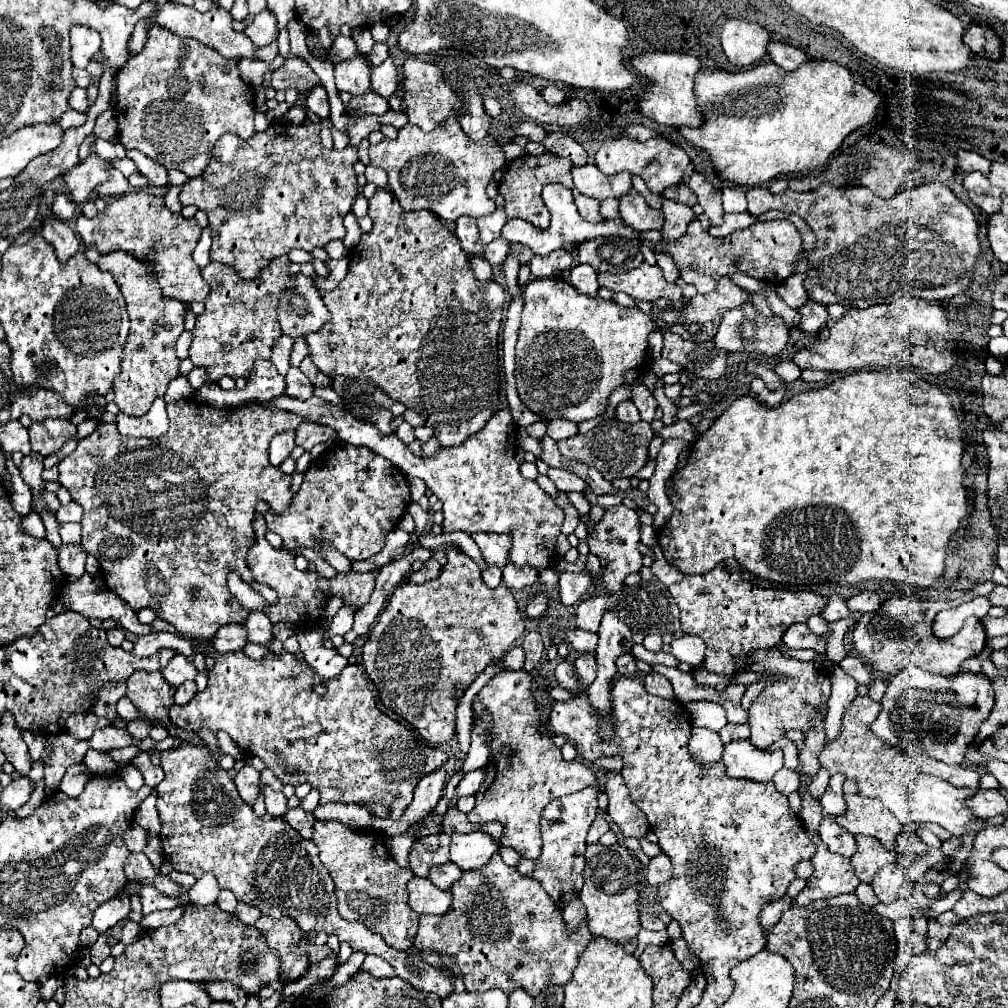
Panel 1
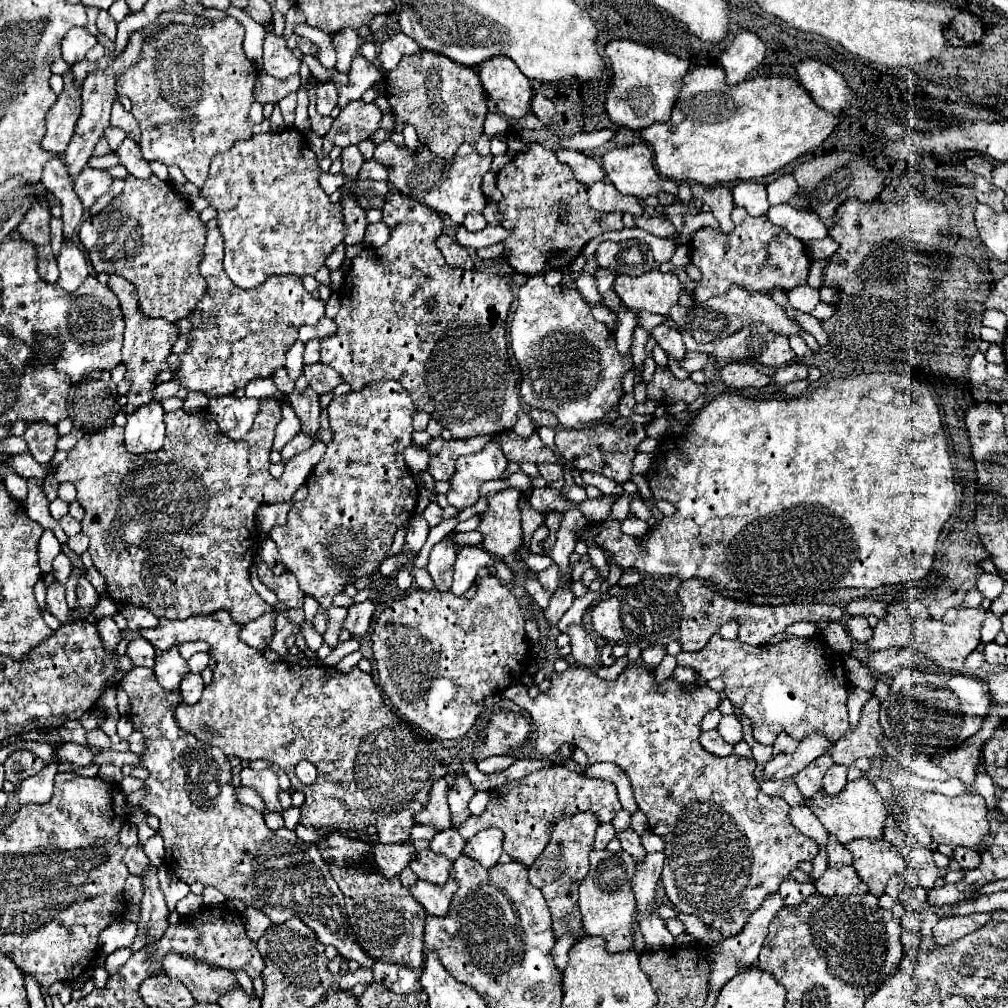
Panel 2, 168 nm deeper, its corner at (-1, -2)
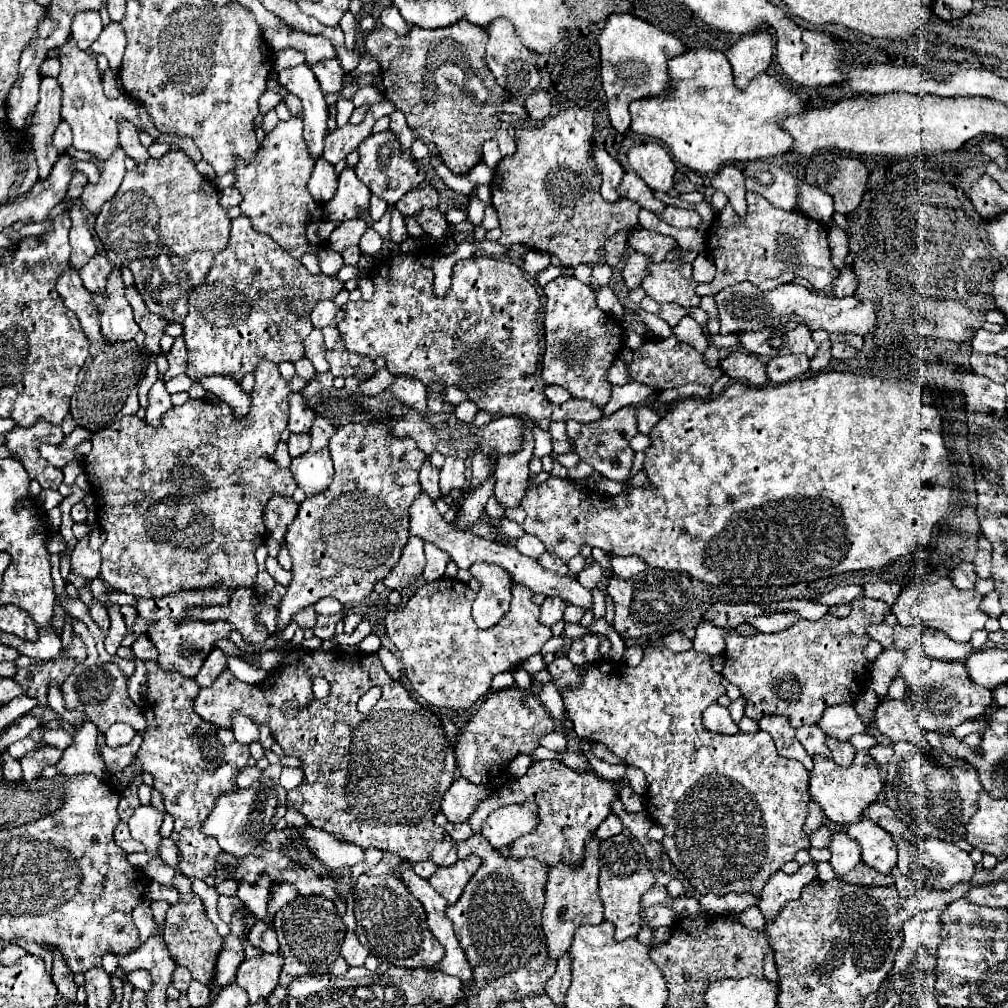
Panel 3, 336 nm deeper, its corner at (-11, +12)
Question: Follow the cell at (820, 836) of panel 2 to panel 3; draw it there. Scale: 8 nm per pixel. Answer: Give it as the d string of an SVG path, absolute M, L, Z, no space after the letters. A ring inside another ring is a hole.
M825 825L819 827L815 833L811 833L811 847L823 849L829 845L829 841L831 841L831 831Z

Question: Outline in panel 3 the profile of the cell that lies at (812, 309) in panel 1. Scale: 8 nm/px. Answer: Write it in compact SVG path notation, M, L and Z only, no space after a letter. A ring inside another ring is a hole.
M845 267L841 275L833 281L829 297L849 297L855 293L855 289L857 289L857 277L851 267Z

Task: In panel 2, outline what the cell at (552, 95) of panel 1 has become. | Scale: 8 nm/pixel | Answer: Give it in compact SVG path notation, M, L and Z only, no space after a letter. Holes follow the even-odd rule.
M537 93L531 101L531 113L543 121L549 121L555 115L555 105L541 93Z

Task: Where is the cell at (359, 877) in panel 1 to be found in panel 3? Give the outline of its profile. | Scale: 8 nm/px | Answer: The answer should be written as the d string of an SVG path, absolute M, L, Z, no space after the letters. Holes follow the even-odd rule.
M359 875L355 891L355 919L357 919L357 939L371 955L393 963L397 967L433 967L443 959L443 947L435 941L427 927L425 909L419 899L407 889L407 885L393 875Z

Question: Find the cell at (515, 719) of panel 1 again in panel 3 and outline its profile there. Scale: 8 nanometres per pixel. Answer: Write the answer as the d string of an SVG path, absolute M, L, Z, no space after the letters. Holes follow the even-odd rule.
M559 759L553 761L537 761L529 767L529 771L523 777L509 779L503 787L499 785L485 801L481 801L471 817L469 825L473 833L481 831L483 821L499 807L505 805L521 805L527 801L535 801L539 825L519 837L511 849L511 857L535 857L541 859L547 865L555 865L559 861L563 863L579 863L583 857L583 845L587 837L597 829L597 825L611 813L611 803L621 795L621 781L611 781L605 777L599 777L595 773L579 773Z

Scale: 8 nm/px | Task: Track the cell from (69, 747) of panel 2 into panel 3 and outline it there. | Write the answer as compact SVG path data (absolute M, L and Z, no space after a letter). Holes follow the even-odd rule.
M47 729L45 737L43 737L43 743L53 745L53 747L63 751L71 745L71 733L67 733L65 729Z

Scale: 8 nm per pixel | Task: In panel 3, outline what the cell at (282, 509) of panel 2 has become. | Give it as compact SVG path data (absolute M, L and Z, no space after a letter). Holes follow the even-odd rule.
M273 495L269 499L263 513L263 521L267 527L267 535L271 539L279 543L285 539L285 529L295 519L297 507L299 505L293 501L293 497L287 497L287 495Z

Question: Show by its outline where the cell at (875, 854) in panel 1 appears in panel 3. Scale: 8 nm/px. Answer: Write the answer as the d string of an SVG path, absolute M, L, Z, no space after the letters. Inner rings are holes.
M865 819L859 825L849 825L847 833L861 845L865 865L883 875L891 873L891 869L897 865L897 847L885 829Z

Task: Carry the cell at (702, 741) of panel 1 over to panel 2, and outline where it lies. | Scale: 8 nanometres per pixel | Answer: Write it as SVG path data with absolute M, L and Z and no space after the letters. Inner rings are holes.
M715 729L701 733L701 745L703 745L703 749L707 749L709 753L713 753L717 757L727 757L733 753L733 745L725 743L725 739Z

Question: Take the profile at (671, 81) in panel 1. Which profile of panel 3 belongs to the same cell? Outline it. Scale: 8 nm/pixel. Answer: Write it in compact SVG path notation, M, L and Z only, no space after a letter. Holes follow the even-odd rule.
M613 13L599 35L599 47L603 89L609 99L609 117L613 127L624 134L630 126L629 105L633 101L645 97L661 97L663 93L667 93L667 89L671 87L667 61L675 55L681 55L685 51L685 45L677 37L653 27L639 17L633 17L629 13Z

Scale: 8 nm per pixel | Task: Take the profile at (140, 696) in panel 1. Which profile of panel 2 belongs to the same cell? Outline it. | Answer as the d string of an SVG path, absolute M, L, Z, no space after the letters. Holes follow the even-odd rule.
M135 667L129 671L123 681L119 683L131 701L129 721L133 723L135 731L141 731L145 737L145 751L139 755L141 765L149 771L149 777L143 781L143 787L147 789L147 797L141 801L143 811L149 815L159 817L161 827L159 833L165 839L165 859L163 863L181 879L183 883L191 885L195 881L203 885L211 885L219 889L227 899L241 899L245 905L251 905L265 915L273 923L283 923L291 917L299 917L305 925L309 925L315 933L319 943L323 945L335 945L337 951L345 959L357 961L361 967L367 967L373 971L373 981L385 985L393 993L413 993L421 991L419 977L423 969L409 967L409 965L389 965L385 961L373 961L355 941L347 913L344 909L344 896L337 887L335 879L329 873L329 867L321 859L321 851L313 843L301 841L295 831L289 831L283 827L283 835L277 835L277 831L271 831L265 825L265 819L261 813L253 811L247 805L241 805L235 799L235 787L231 783L231 765L223 751L217 751L217 747L211 747L205 741L199 741L193 735L187 735L175 721L175 707L181 703L179 691L167 691L157 681L151 669Z

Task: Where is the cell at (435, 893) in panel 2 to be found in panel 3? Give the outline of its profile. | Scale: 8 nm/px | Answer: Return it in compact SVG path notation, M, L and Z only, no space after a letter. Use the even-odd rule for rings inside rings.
M471 855L457 861L453 867L437 867L429 883L441 897L445 897L449 903L455 903L461 897L465 885L469 883L469 877L479 869L479 865L479 857Z

